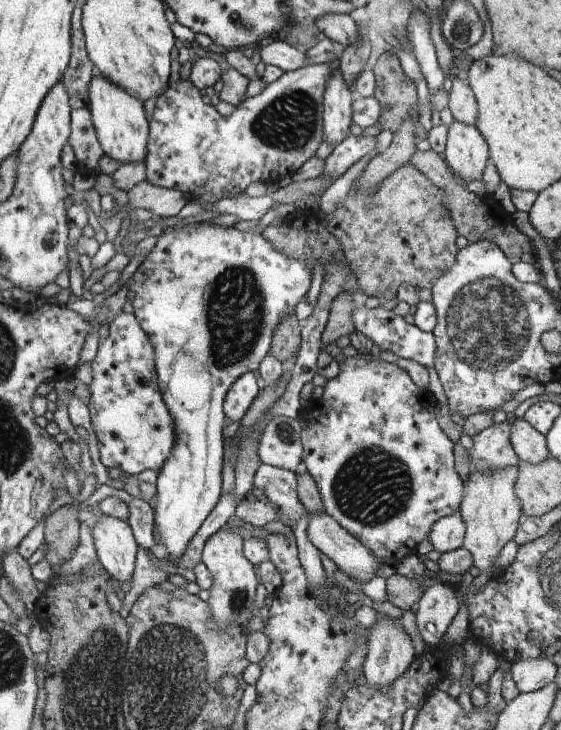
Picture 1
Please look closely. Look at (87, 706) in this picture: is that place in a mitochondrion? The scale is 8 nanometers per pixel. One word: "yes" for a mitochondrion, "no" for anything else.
yes

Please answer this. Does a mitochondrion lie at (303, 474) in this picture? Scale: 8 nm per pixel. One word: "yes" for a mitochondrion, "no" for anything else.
no

